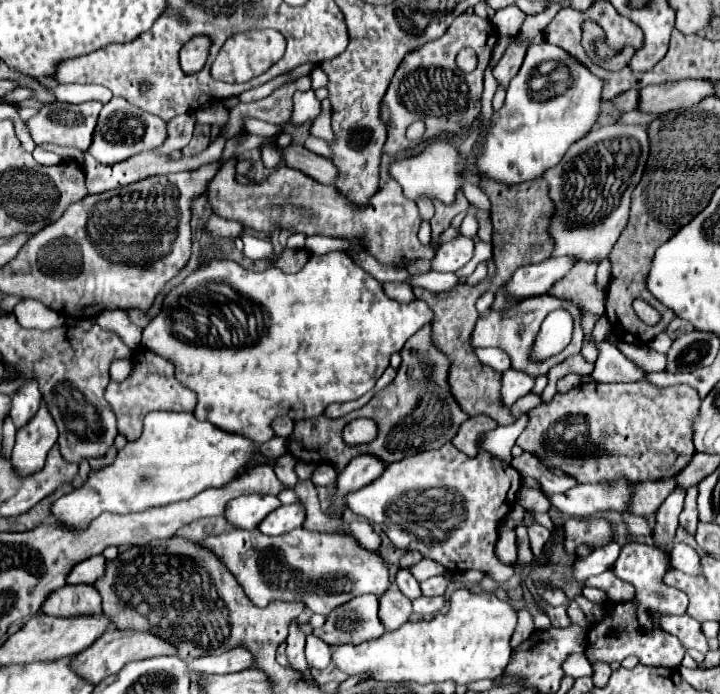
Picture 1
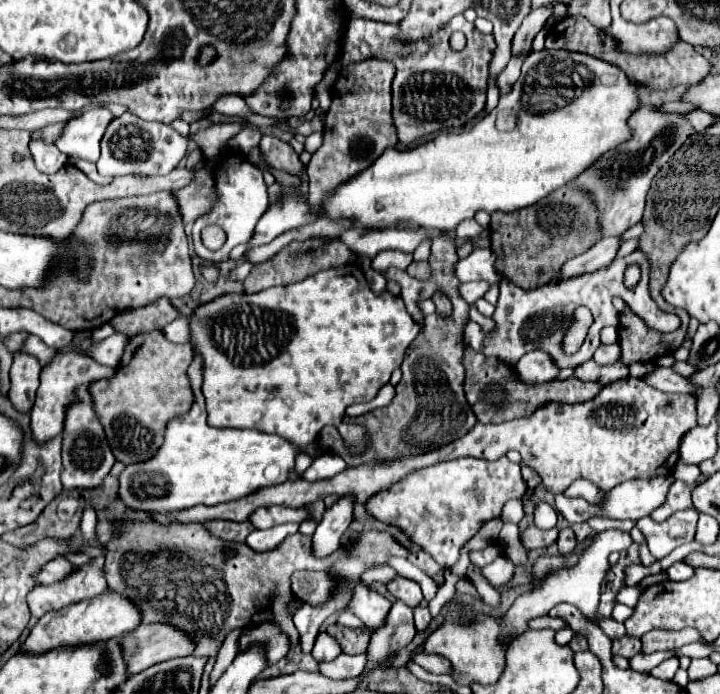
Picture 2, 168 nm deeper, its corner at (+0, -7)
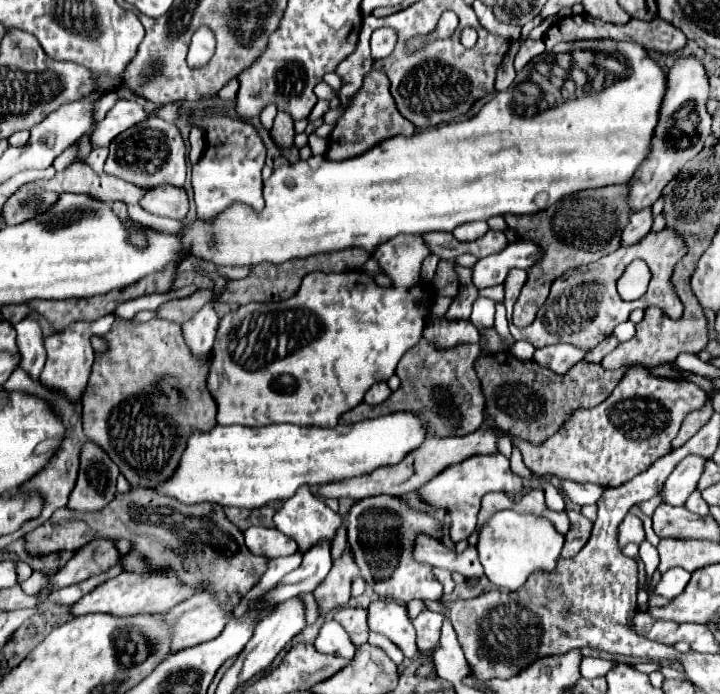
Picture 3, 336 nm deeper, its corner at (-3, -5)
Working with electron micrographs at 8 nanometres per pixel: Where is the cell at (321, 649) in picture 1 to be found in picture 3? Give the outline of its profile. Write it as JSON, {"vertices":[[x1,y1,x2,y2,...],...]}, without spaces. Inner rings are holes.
{"vertices":[[328,619,322,625,322,629,316,637,316,649,320,653,334,653,334,655,340,655,346,659,352,659,356,653,356,647,352,645,350,637,334,619]]}

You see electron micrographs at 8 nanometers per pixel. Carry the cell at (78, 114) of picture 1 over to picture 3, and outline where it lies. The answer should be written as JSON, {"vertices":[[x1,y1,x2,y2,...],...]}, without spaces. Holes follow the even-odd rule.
{"vertices":[[120,99,102,121,94,123,90,129,90,143,92,147,108,147,110,141,126,131,126,127,132,127,134,123,140,123,146,119,146,111,136,101]]}

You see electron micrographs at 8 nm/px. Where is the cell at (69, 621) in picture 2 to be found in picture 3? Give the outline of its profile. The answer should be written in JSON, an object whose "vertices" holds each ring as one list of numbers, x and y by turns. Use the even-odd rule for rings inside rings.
{"vertices":[[120,573,114,579,108,579,106,583,92,589,88,595,84,595,80,601,76,601,70,607,72,617,86,615,86,613,110,613,116,617,128,617,128,615,164,615,170,611,170,607,178,605,180,601,192,597,194,591,188,587,182,587,174,573,146,573,146,575,134,575,134,573]]}

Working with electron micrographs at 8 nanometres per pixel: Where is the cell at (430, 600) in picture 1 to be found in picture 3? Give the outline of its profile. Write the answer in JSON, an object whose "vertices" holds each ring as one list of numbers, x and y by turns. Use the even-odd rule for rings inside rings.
{"vertices":[[422,611,412,623,414,629,418,633,418,649,426,651,426,649,434,649,438,647,438,639,440,639,440,627,442,627,442,615,434,613,434,611]]}

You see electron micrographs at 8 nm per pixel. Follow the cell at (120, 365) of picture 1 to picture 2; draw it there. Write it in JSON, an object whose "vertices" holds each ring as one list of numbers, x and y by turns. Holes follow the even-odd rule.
{"vertices":[[57,351,53,361,49,361,49,365,45,365,43,371,41,371,41,385,37,389,37,399,35,399,35,405,31,409,31,431,33,431,33,437,37,441,47,441,47,439,59,435,63,431,67,405,73,405,75,401,79,401,75,397,75,389,79,385,87,385,87,383,91,383,95,379,109,379,111,375,115,375,113,367,99,365,91,357,85,357,83,353]]}

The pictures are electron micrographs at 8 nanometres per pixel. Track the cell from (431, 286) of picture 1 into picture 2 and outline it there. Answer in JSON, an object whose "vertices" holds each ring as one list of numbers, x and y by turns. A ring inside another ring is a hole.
{"vertices":[[475,281,475,283,461,283,461,295,463,295,463,299,465,301,477,301,477,299,481,299,485,293,487,293,487,289,489,289,489,283,485,283,485,281]]}

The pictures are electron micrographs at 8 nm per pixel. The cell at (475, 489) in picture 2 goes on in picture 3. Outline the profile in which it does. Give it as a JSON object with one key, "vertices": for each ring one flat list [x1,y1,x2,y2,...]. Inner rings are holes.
{"vertices":[[502,453,494,455,474,455,470,459,464,459,458,465,450,465,444,471,440,471,434,479,430,479,426,485,422,485,416,493,418,499,424,501,430,507,444,509,450,515,450,541,458,543,462,539,468,539,468,535,476,527,476,515,480,509,480,501,490,491,502,491,510,497,520,495,524,489,522,479,510,471,510,463]]}

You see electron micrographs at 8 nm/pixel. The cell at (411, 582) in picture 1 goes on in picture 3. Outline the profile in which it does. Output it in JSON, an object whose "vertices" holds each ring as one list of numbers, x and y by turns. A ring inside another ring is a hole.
{"vertices":[[378,495,358,501,346,519,348,523,348,543,354,547,354,557,366,583,380,595,394,599,398,603,408,603,412,599,440,599,442,585,432,575,430,565,420,565,412,559,412,545,416,531,424,531,434,539,440,539,440,529,430,515,418,513,396,497]]}

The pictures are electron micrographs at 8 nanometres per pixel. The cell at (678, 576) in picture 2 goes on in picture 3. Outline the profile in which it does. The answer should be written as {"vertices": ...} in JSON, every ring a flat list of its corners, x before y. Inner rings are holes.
{"vertices":[[674,567,662,575,658,585,654,587,654,595,674,599,676,595,680,595,684,591,688,581,690,581,690,573,686,573,682,567]]}

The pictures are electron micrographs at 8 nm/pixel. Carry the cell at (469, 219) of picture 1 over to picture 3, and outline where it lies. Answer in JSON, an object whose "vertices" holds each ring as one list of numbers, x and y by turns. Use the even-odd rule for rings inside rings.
{"vertices":[[464,223,462,227,456,227,452,233,460,241,472,241,472,239,478,239,480,235,484,235,488,229,490,229,488,223]]}

